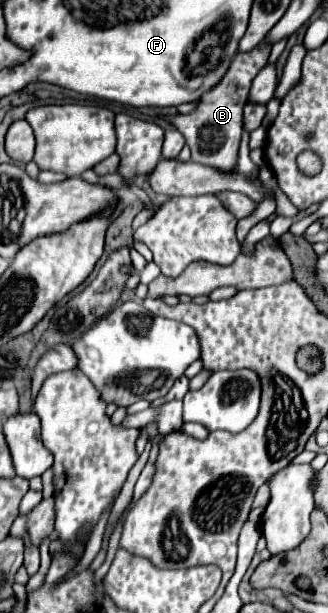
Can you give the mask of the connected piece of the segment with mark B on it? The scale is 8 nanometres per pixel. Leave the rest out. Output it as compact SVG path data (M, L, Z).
M261 41L253 51L237 53L223 81L217 87L213 87L213 91L205 93L205 97L197 103L197 109L193 109L187 115L169 117L169 121L173 121L173 125L183 133L185 143L191 147L191 159L195 163L217 167L217 169L237 167L237 151L243 133L243 107L249 99L251 81L255 79L259 69L267 65L269 53L271 53L271 45L267 41Z

